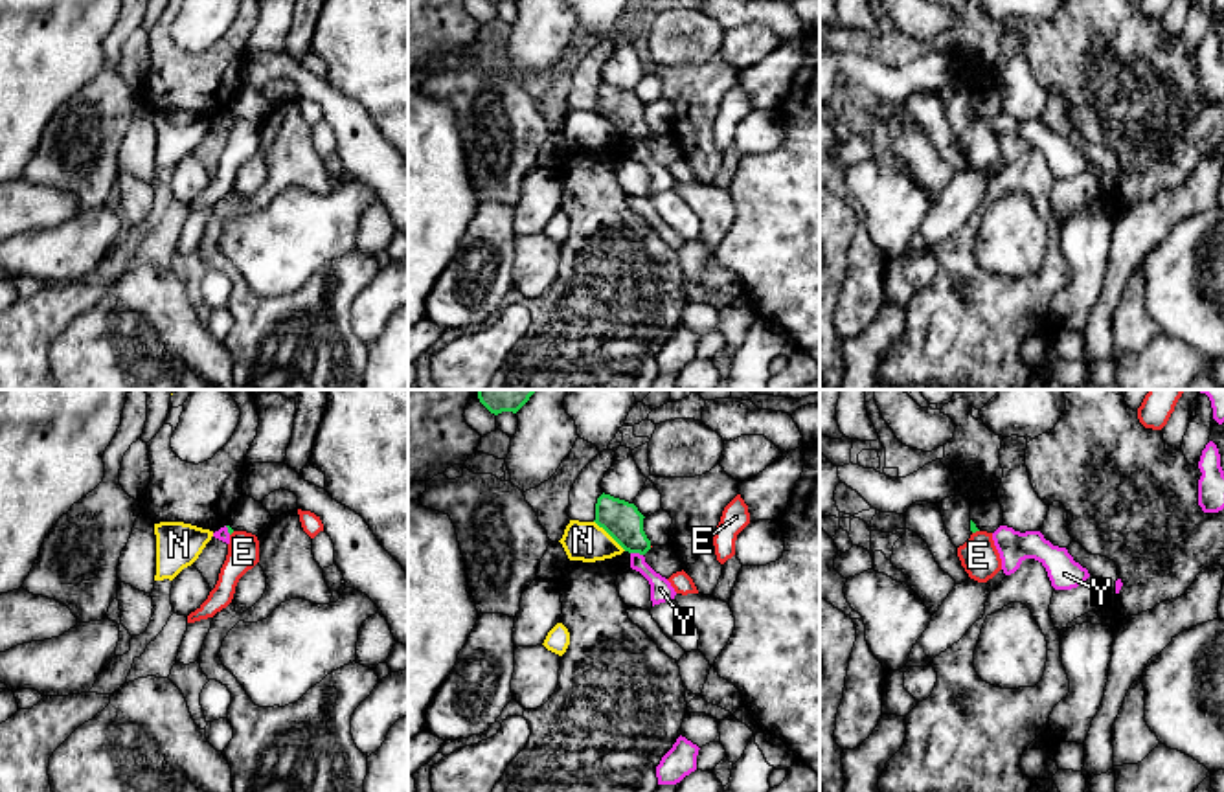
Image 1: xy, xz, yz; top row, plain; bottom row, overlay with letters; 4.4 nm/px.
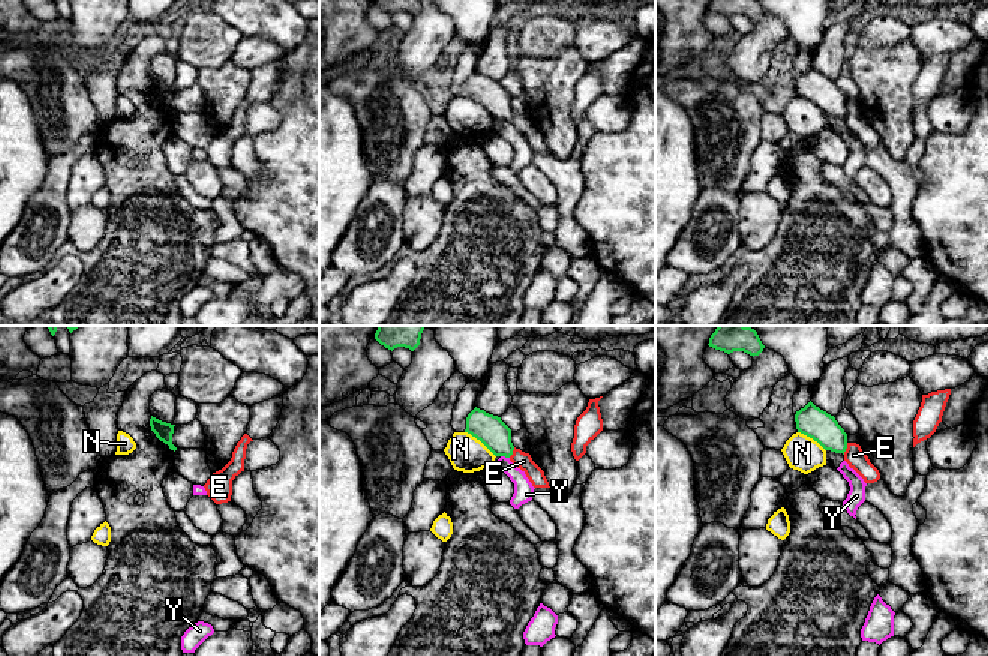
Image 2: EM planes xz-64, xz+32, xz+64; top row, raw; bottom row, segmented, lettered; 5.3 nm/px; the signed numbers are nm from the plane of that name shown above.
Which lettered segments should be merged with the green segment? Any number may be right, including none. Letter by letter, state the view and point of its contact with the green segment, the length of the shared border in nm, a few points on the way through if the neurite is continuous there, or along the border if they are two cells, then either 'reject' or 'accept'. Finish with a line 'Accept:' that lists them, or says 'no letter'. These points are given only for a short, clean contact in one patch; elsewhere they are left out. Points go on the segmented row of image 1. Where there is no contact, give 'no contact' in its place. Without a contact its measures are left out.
E: meets green in yz at (974, 531); contact 40 nm long; reject
N: meets green in xz at (611, 535); contact 190 nm long; reject
Y: meets green in xz at (636, 552); contact 60 nm long; border along xz (631, 552), (642, 555); reject
Accept: no letter

